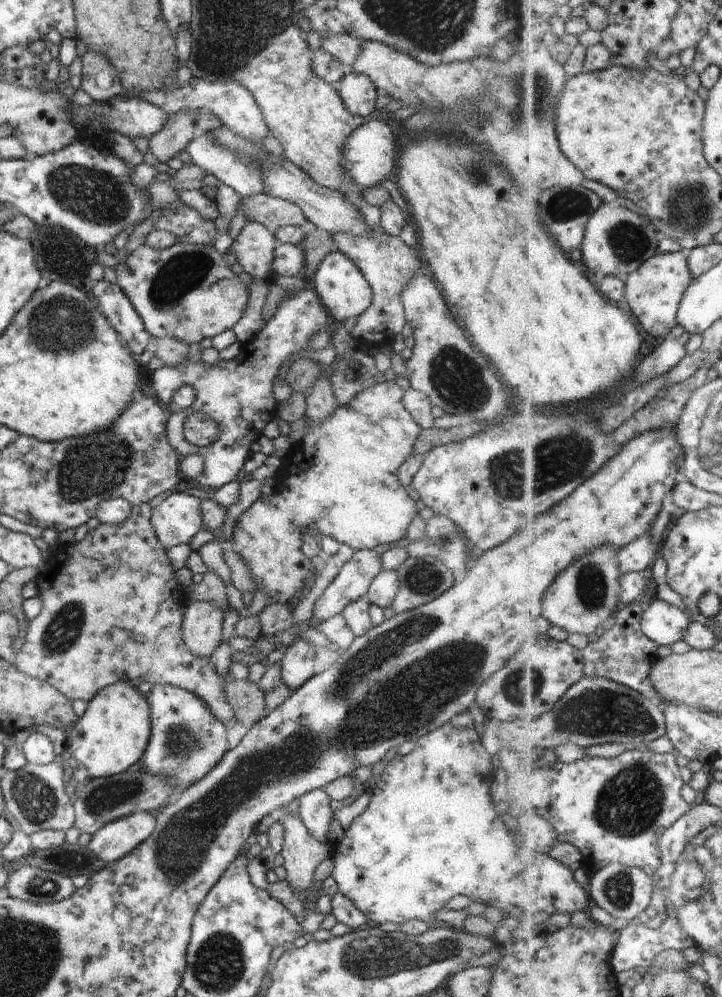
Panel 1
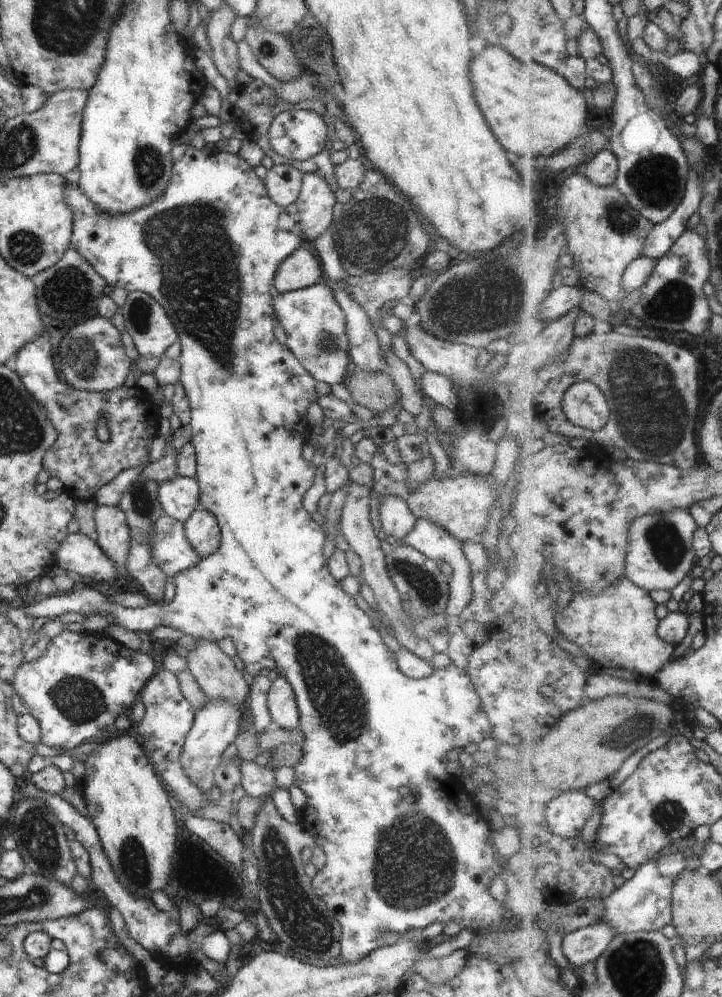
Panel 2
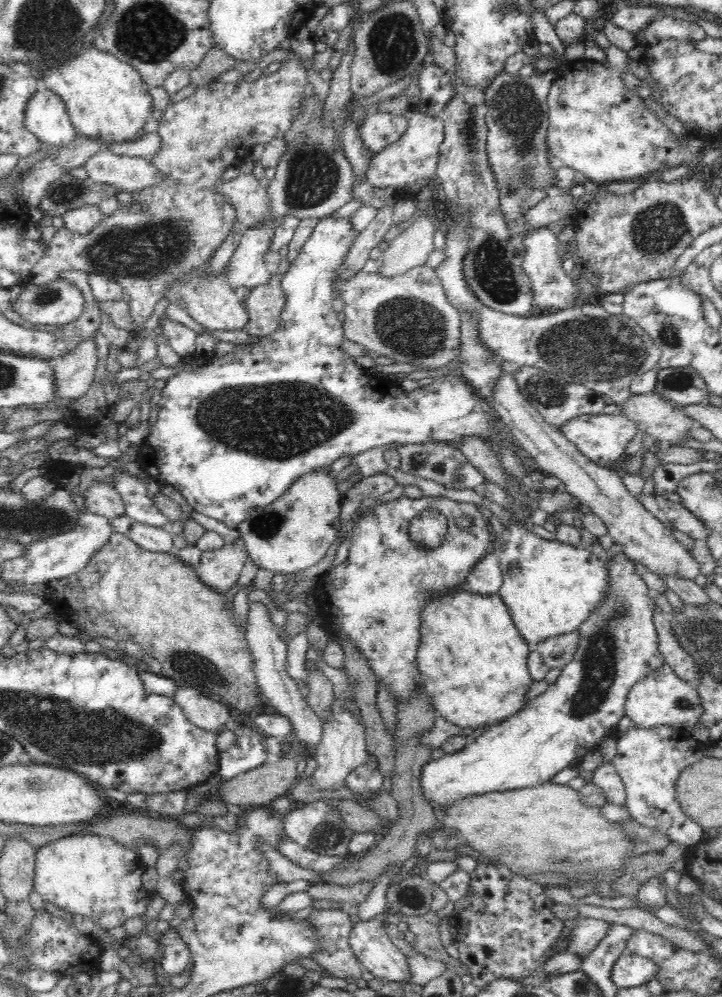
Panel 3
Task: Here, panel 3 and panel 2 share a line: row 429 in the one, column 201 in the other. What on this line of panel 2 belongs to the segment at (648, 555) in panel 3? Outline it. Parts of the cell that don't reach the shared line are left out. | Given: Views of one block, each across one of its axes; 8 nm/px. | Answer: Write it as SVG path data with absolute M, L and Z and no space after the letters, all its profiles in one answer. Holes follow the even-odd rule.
M204 508L195 509L183 524L186 539L199 556L204 559L214 553L220 545L220 528L216 518Z

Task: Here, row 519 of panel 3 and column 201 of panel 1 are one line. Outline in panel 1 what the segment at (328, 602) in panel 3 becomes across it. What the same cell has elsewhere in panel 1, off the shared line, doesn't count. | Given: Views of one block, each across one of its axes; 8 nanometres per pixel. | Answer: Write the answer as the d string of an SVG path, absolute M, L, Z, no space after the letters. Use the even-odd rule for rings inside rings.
M307 287L292 296L288 296L278 312L274 316L270 317L270 320L266 321L264 328L250 341L242 344L241 351L233 359L230 360L218 360L214 364L206 364L201 360L194 362L191 360L184 360L180 366L165 366L154 365L153 382L154 388L156 388L157 399L161 402L162 408L166 409L166 436L170 446L174 448L179 455L198 454L202 456L204 466L202 472L200 472L195 480L200 486L213 489L214 491L222 488L224 484L236 480L238 472L242 470L244 462L252 454L250 446L252 442L256 442L258 436L262 435L263 428L274 419L273 413L276 413L278 402L274 399L271 392L272 382L275 381L278 374L278 369L284 362L292 360L294 354L298 354L300 350L308 350L310 346L309 340L318 334L320 330L331 330L334 323L328 316L328 312L323 307L323 304L319 300L319 296L314 291L313 287ZM183 386L190 386L194 391L194 401L190 407L182 409L179 412L174 412L171 409L172 397L175 392ZM204 412L210 414L220 430L218 434L218 440L208 444L208 446L193 445L186 441L184 436L184 424L189 418L189 415L199 414Z

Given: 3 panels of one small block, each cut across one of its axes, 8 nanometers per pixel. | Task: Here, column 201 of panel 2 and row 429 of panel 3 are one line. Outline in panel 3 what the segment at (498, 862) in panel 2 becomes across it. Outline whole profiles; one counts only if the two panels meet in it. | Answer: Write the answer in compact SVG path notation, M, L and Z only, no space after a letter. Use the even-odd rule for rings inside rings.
M332 215L322 217L315 229L312 231L311 237L304 243L300 254L291 262L289 269L282 278L282 291L286 297L286 306L280 316L280 326L265 337L259 338L259 342L254 344L241 344L234 348L234 352L230 352L223 357L208 357L205 354L197 355L192 353L184 357L181 362L178 362L174 367L181 367L182 370L174 376L166 380L166 384L162 389L162 399L157 404L160 409L158 413L158 421L150 429L148 437L139 449L139 461L142 465L143 472L147 478L156 477L156 480L172 484L175 489L180 491L180 494L187 500L187 503L192 506L193 510L215 518L220 522L224 522L230 529L238 529L241 522L254 509L263 509L265 506L272 504L280 495L283 495L288 487L300 476L304 474L312 474L318 470L329 468L339 458L347 455L358 455L360 452L368 451L372 448L404 444L426 444L426 442L446 442L454 444L459 450L462 450L462 440L475 436L479 440L487 442L492 446L492 442L507 442L517 446L519 456L522 458L523 466L536 472L536 464L528 452L524 451L514 437L510 435L509 430L502 424L498 414L496 414L493 406L490 403L482 401L474 388L466 384L459 376L444 375L437 378L429 385L419 386L413 392L407 393L398 389L388 389L387 387L376 384L376 379L367 369L359 366L354 357L345 353L340 345L344 340L343 323L336 317L337 312L332 307L334 280L336 274L340 270L340 266L345 264L345 258L352 248L354 241L359 233L352 229L350 219L334 218ZM622 412L602 415L584 414L566 422L560 432L565 438L577 447L577 450L584 454L590 461L599 466L619 467L620 457L625 454L627 444L638 435L638 427L629 420Z

